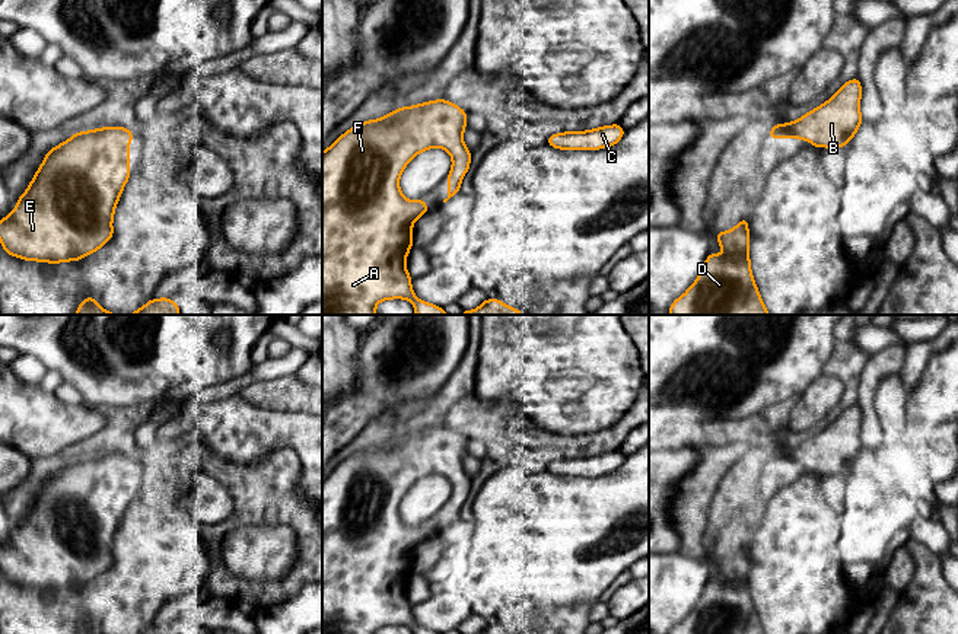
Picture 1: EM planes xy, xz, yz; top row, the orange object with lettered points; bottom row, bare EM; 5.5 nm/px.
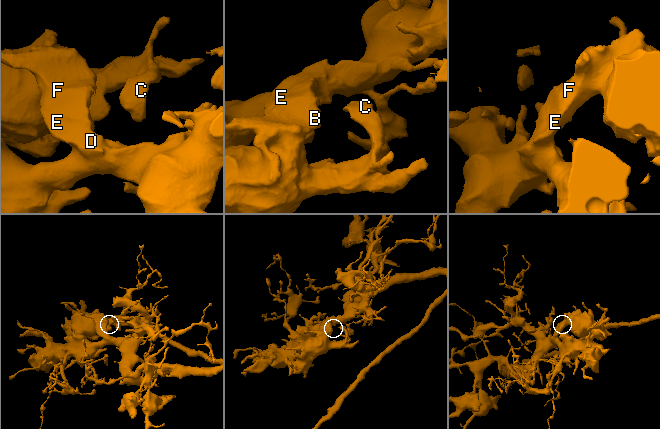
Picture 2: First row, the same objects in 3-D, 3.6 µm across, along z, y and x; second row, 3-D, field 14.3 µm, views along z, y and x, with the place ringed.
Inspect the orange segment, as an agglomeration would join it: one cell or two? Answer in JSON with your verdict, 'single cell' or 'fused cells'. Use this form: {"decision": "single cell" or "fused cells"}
{"decision": "single cell"}

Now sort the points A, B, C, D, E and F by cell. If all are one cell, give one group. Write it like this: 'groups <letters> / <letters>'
groups A B C D E F

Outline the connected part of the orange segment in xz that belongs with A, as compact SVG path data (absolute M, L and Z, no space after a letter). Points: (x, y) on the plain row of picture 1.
M445 424L437 427L429 427L424 430L402 433L394 436L388 442L379 446L369 446L362 450L351 453L348 458L341 461L325 478L322 478L322 634L376 634L382 627L404 625L410 627L414 634L440 634L424 627L418 627L411 614L411 603L407 598L405 586L413 574L413 551L424 539L430 538L424 525L423 526L407 526L400 516L400 503L404 498L410 487L421 478L433 474L446 477L452 484L452 496L448 500L448 523L443 526L446 529L451 523L461 517L461 507L470 496L471 481L464 469L464 456L467 455L468 442L458 431L448 428Z

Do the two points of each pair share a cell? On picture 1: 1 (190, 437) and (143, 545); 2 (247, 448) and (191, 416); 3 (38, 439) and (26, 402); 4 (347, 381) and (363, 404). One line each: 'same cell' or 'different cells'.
1: different cells
2: same cell
3: same cell
4: different cells

